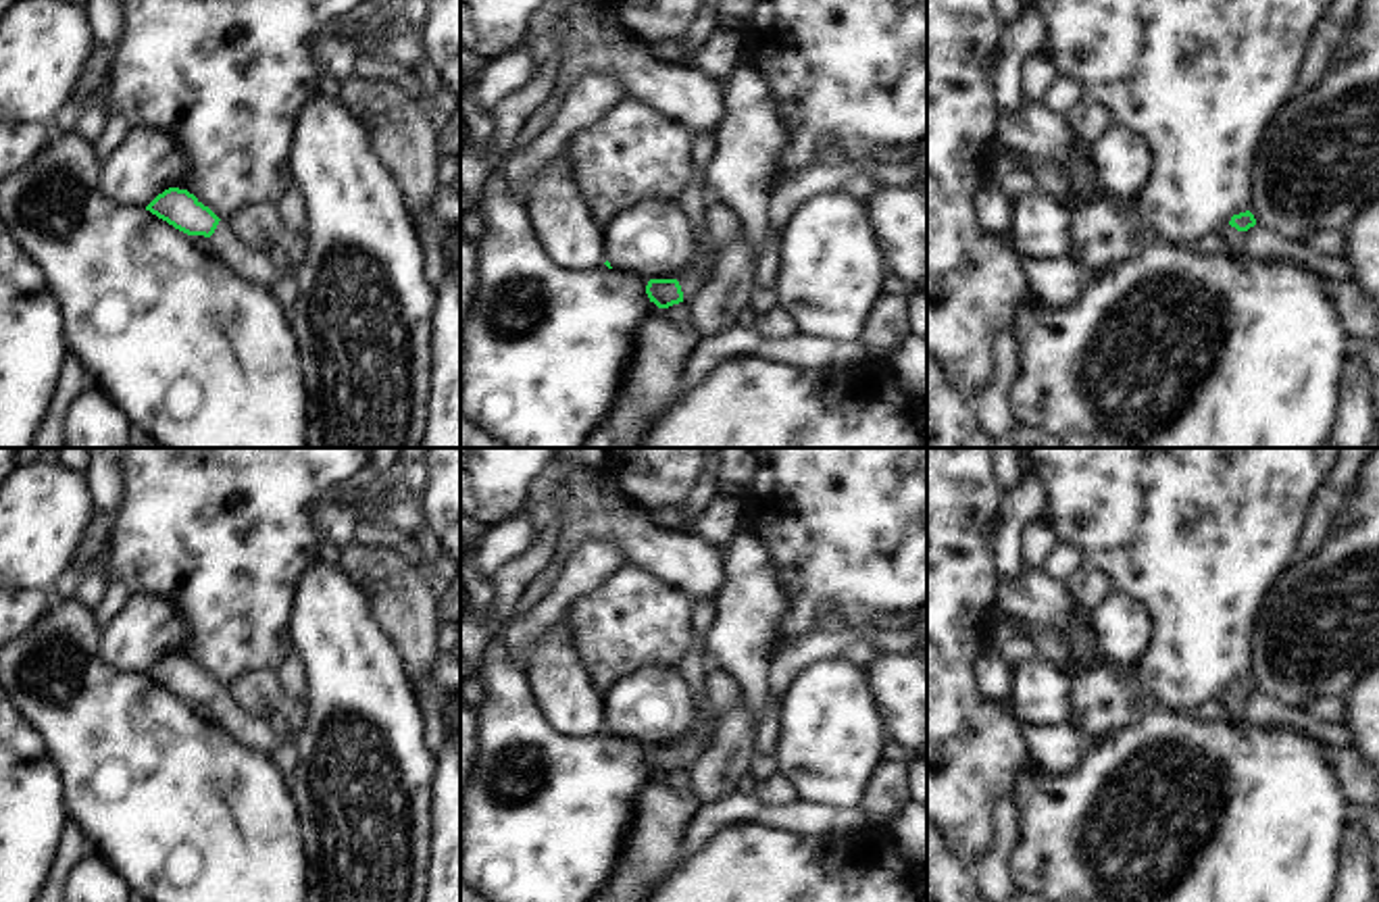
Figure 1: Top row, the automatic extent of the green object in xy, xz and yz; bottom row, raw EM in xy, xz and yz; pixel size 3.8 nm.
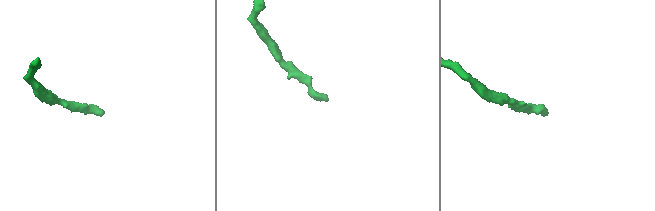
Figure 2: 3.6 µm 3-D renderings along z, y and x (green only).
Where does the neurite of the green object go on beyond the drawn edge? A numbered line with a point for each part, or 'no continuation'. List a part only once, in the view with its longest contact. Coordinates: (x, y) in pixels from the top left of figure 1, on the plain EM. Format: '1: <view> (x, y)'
1: xz (690, 750)

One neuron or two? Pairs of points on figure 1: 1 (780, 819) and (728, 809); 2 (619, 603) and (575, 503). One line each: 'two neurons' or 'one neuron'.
1: one neuron
2: two neurons

